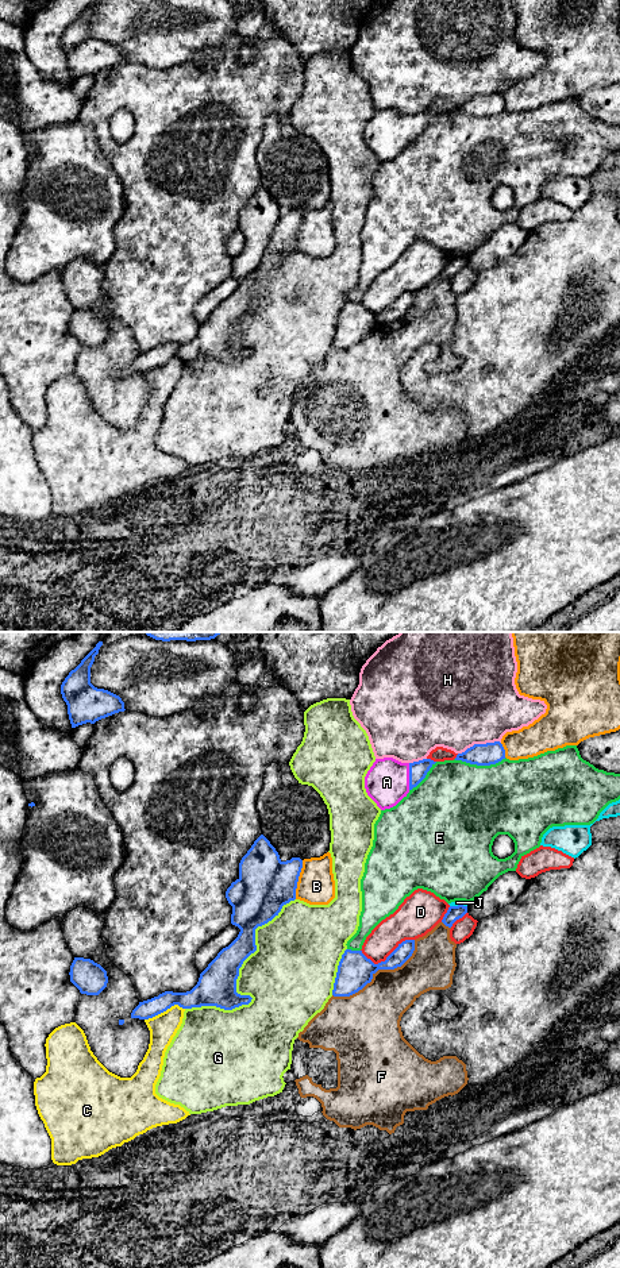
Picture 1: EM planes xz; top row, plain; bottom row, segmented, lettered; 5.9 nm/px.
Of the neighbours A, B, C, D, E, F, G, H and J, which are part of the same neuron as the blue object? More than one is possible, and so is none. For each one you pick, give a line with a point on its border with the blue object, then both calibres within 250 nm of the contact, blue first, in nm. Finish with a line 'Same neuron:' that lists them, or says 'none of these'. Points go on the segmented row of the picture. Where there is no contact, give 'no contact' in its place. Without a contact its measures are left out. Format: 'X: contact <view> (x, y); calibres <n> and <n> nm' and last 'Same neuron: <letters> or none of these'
A: contact xz (409, 777); calibres 110 and 260 nm
Same neuron: A

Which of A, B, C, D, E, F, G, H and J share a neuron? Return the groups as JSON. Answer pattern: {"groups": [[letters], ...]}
{"groups": [["A"], ["B"], ["C"], ["D", "J"], ["E"], ["F"], ["G"], ["H"]]}

